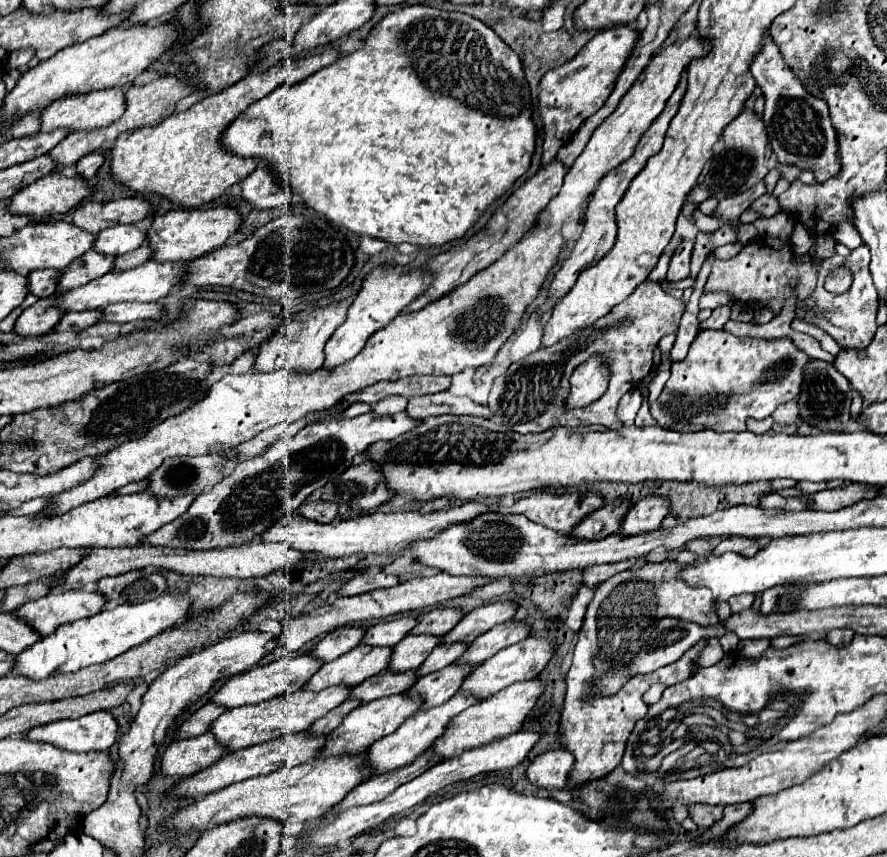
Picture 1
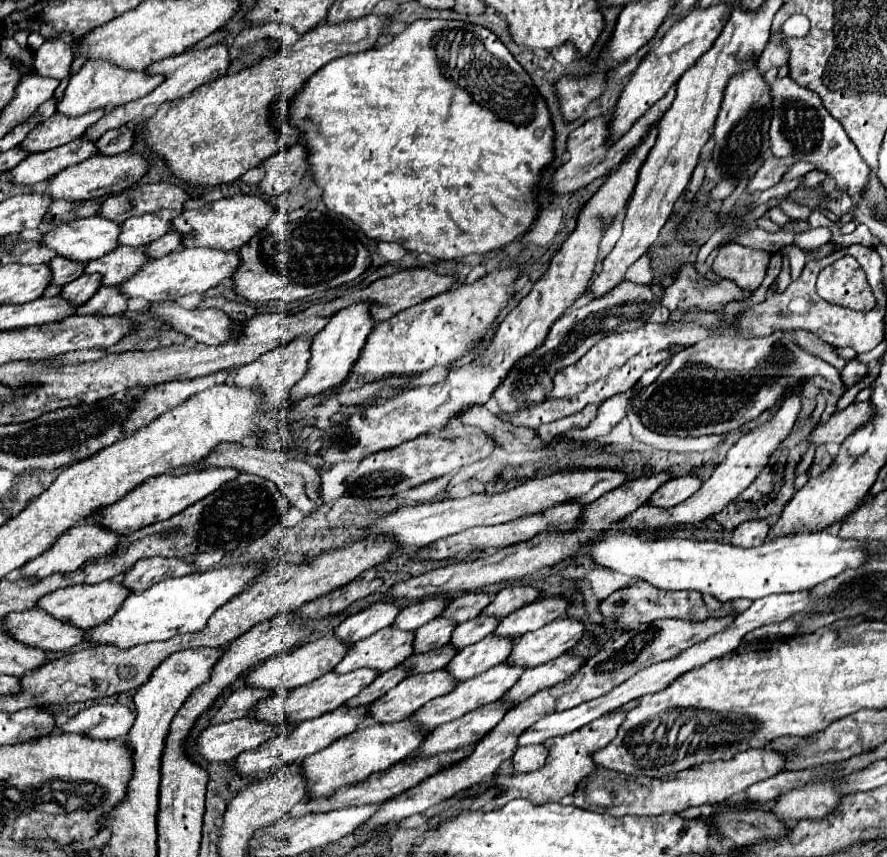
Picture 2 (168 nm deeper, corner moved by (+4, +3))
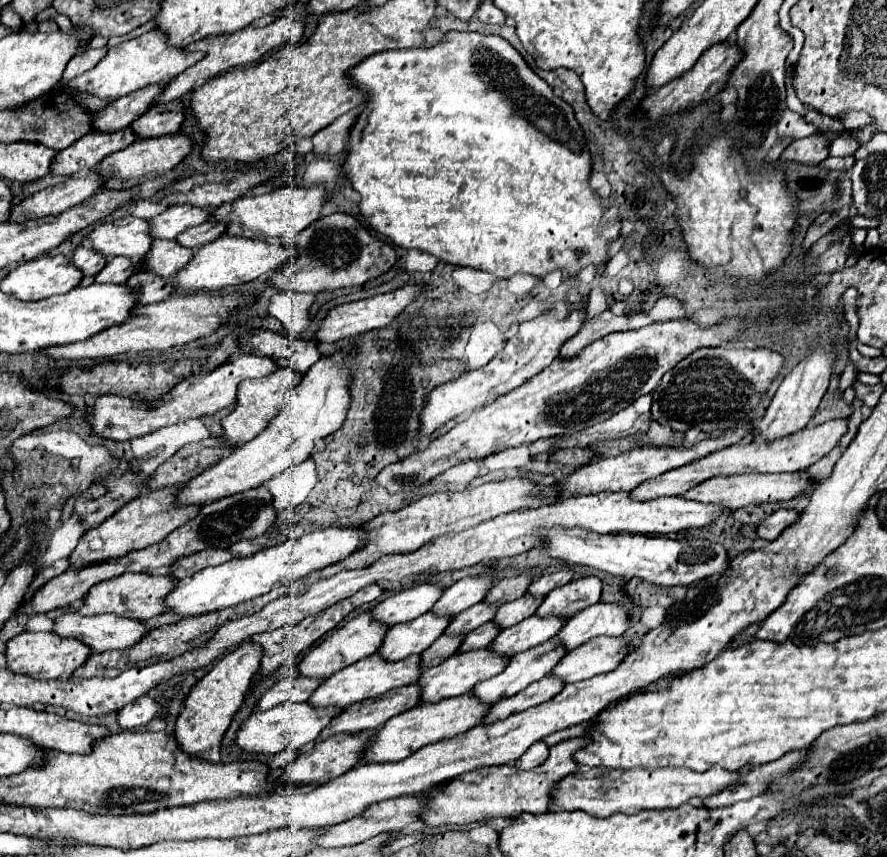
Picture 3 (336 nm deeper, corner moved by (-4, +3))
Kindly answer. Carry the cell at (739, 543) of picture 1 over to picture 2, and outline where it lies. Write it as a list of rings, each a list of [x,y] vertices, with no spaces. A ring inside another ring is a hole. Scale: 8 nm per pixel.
[[[751,519],[741,523],[733,531],[731,543],[739,547],[755,547],[767,539],[767,533],[769,533],[769,523],[765,519]]]

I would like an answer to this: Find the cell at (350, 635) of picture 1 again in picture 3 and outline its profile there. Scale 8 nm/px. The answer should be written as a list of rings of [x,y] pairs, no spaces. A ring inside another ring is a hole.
[[[423,583],[423,585],[411,587],[411,589],[399,591],[399,593],[387,597],[385,601],[381,601],[373,609],[373,615],[375,615],[375,619],[385,621],[389,625],[413,621],[419,615],[431,611],[431,607],[439,601],[443,591],[445,591],[445,587],[439,583]]]

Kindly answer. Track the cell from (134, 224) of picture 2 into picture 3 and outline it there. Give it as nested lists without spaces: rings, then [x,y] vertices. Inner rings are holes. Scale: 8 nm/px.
[[[171,205],[167,211],[151,219],[151,235],[155,239],[175,239],[189,227],[201,225],[211,217],[209,207],[195,207],[195,205]]]

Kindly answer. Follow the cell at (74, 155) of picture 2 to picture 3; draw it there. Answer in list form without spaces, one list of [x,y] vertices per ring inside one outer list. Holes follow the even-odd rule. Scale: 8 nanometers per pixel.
[[[125,127],[121,131],[111,131],[111,133],[91,131],[71,147],[57,153],[51,167],[53,175],[73,175],[81,169],[91,169],[97,163],[101,163],[101,159],[105,159],[107,155],[131,145],[135,139],[137,135],[133,133],[131,127]]]

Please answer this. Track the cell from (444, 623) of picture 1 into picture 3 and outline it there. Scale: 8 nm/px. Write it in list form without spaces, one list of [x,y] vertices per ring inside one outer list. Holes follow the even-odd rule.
[[[521,573],[517,577],[505,577],[505,579],[499,579],[493,589],[489,591],[485,603],[509,603],[509,601],[515,601],[519,597],[523,597],[529,589],[529,583],[533,583],[535,575],[529,575],[529,573]]]

